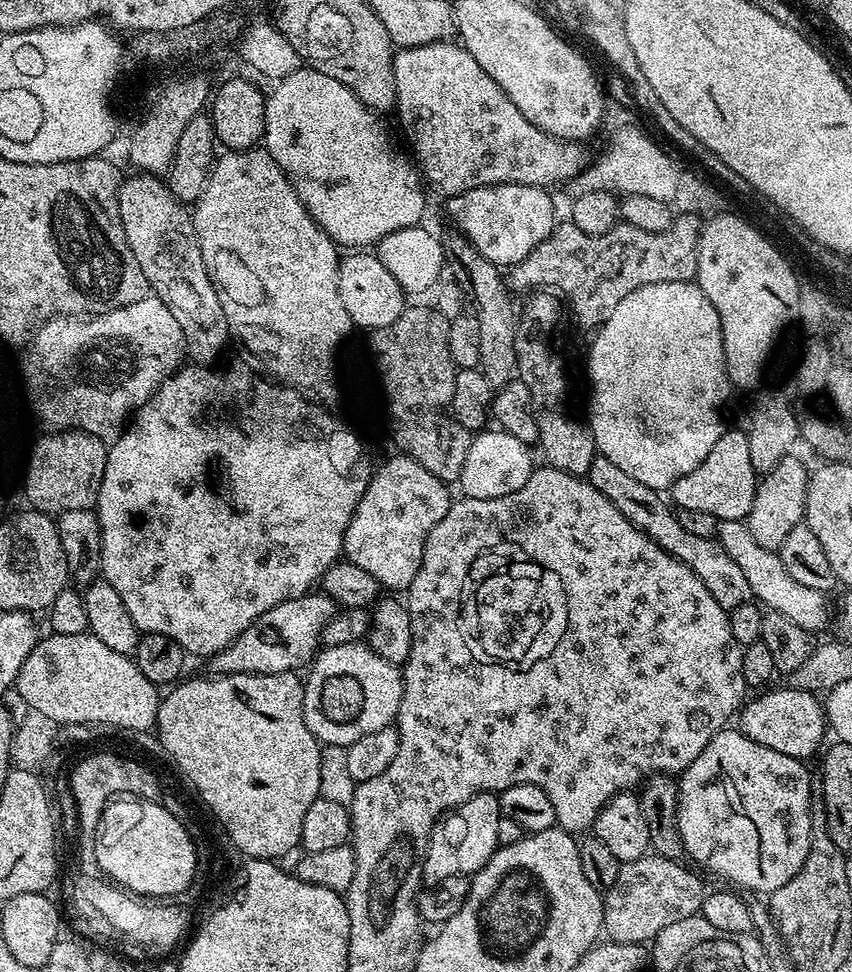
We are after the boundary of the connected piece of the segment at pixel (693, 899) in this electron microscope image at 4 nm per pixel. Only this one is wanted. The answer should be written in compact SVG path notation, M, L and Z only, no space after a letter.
M649 854L629 864L621 864L618 878L603 893L604 926L609 941L637 946L643 940L655 941L656 935L682 918L690 918L699 913L706 895L706 887L691 872L691 867L683 868L676 858Z

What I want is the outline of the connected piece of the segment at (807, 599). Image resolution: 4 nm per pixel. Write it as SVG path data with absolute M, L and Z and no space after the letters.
M744 520L720 521L718 543L726 554L730 554L730 558L734 558L734 562L738 562L738 566L746 574L746 580L750 582L753 597L765 609L790 618L790 622L802 626L810 634L816 634L819 628L827 626L829 597L810 586L804 586L802 582L796 582L776 552L766 550L758 546L758 542L754 542Z

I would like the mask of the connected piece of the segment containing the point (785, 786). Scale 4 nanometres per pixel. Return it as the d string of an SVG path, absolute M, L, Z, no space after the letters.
M739 730L719 732L706 750L678 776L680 796L676 800L676 829L683 855L688 855L693 865L701 864L706 871L741 884L736 885L741 889L753 888L756 892L771 894L778 886L790 882L790 878L798 874L802 862L806 862L814 831L814 780L808 777L804 767L805 761L758 746Z

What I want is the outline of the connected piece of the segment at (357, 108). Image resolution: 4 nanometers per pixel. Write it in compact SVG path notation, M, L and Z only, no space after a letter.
M307 66L301 67L297 72L288 74L287 77L281 79L275 86L277 88L273 90L272 96L270 92L264 106L263 147L274 158L274 162L278 162L278 166L288 176L288 181L298 194L298 198L306 206L306 210L316 219L316 223L320 225L320 228L331 240L335 240L337 245L343 247L345 244L348 250L360 250L368 246L364 244L369 244L369 246L375 245L387 232L393 232L399 228L411 228L423 221L420 219L424 216L425 185L422 183L421 173L417 171L409 157L409 161L404 156L398 157L397 160L392 157L392 144L388 141L388 132L380 125L381 117L377 113L366 107L349 88L334 82L334 78L326 78L326 74L312 71Z

